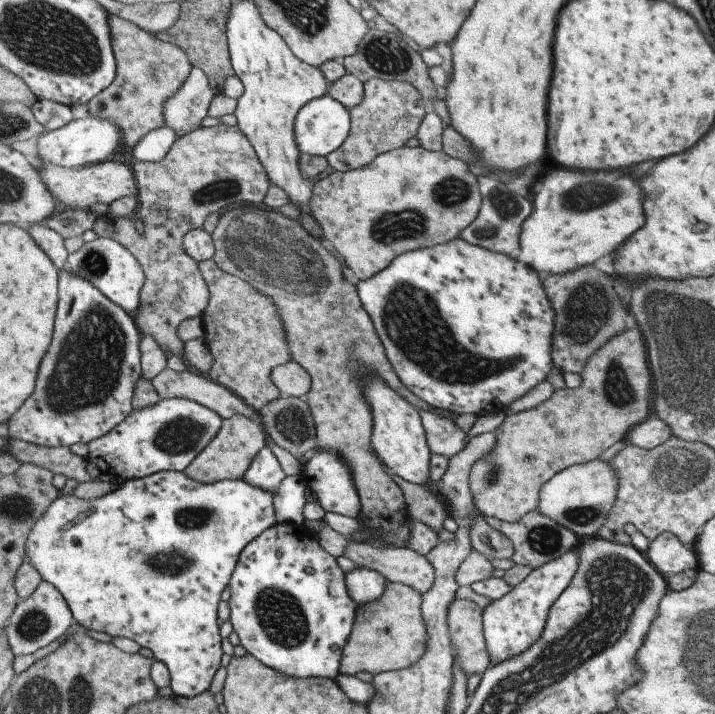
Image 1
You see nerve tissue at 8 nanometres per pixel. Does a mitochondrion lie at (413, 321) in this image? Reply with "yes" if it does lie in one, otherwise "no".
yes

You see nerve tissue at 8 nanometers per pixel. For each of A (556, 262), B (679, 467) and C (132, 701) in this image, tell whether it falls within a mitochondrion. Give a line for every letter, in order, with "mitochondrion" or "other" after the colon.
A: other
B: mitochondrion
C: other

